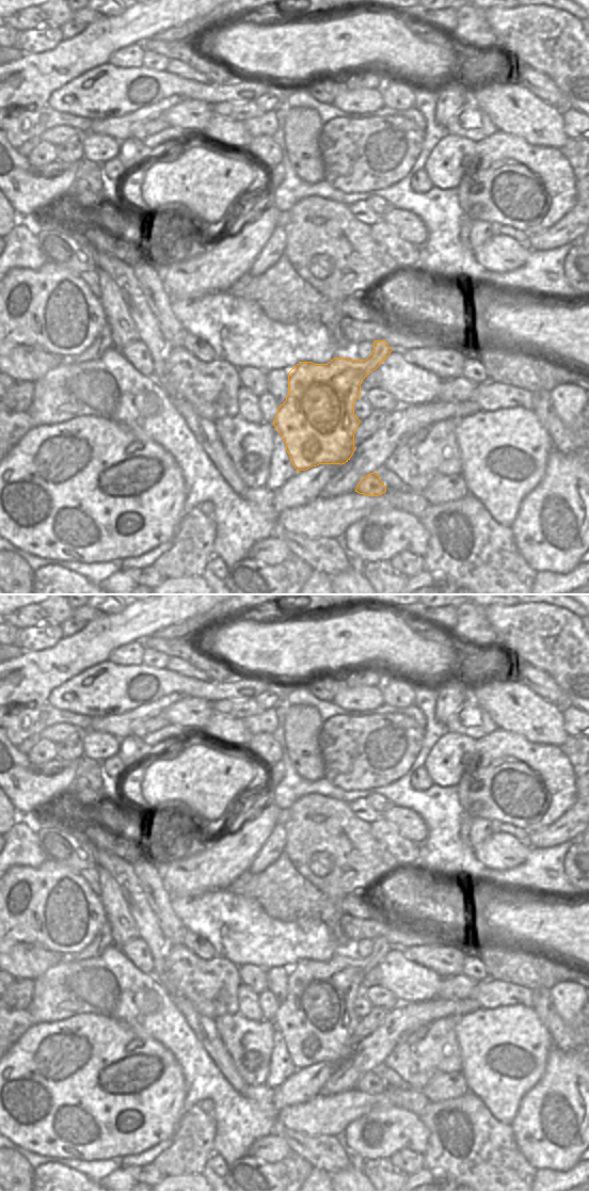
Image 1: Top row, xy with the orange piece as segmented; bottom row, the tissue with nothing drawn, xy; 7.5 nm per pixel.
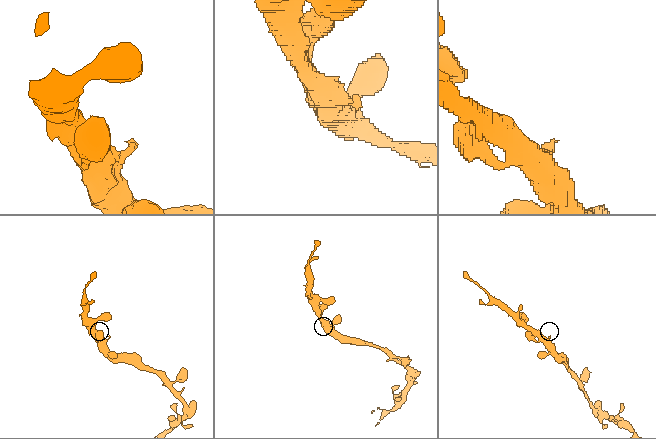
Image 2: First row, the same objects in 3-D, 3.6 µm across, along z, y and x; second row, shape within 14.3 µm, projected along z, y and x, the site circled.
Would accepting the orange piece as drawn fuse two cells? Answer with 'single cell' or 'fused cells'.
single cell

